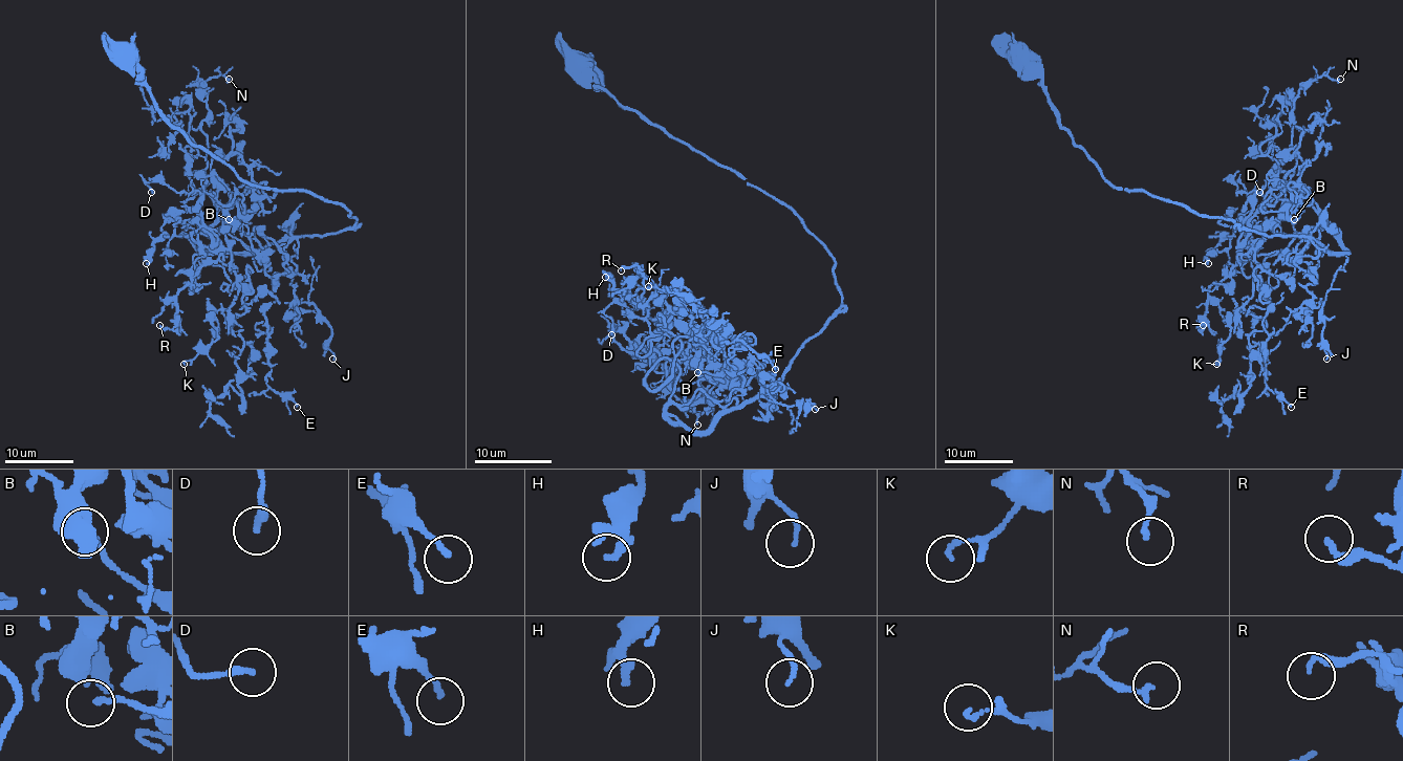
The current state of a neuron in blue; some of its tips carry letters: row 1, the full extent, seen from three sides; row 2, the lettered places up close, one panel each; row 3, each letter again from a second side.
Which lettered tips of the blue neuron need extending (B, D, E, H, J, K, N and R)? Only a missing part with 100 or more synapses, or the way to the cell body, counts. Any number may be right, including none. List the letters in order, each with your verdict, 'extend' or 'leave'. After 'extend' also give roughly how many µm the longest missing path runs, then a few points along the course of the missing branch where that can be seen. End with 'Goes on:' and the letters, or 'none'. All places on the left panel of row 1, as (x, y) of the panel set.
B: leave
D: leave
E: leave
H: leave
J: leave
K: leave
N: leave
R: leave
Goes on: none

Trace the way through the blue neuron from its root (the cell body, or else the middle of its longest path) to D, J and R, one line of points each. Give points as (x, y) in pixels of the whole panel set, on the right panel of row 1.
D: (1020, 53), (1113, 187), (1326, 248), (1309, 193), (1283, 187), (1294, 171), (1254, 212), (1232, 181), (1259, 192)
J: (1020, 53), (1113, 187), (1306, 236), (1294, 262), (1316, 276), (1306, 289), (1323, 303), (1326, 359)
R: (1020, 53), (1113, 187), (1326, 248), (1309, 235), (1324, 227), (1321, 211), (1300, 192), (1208, 289), (1203, 325)

